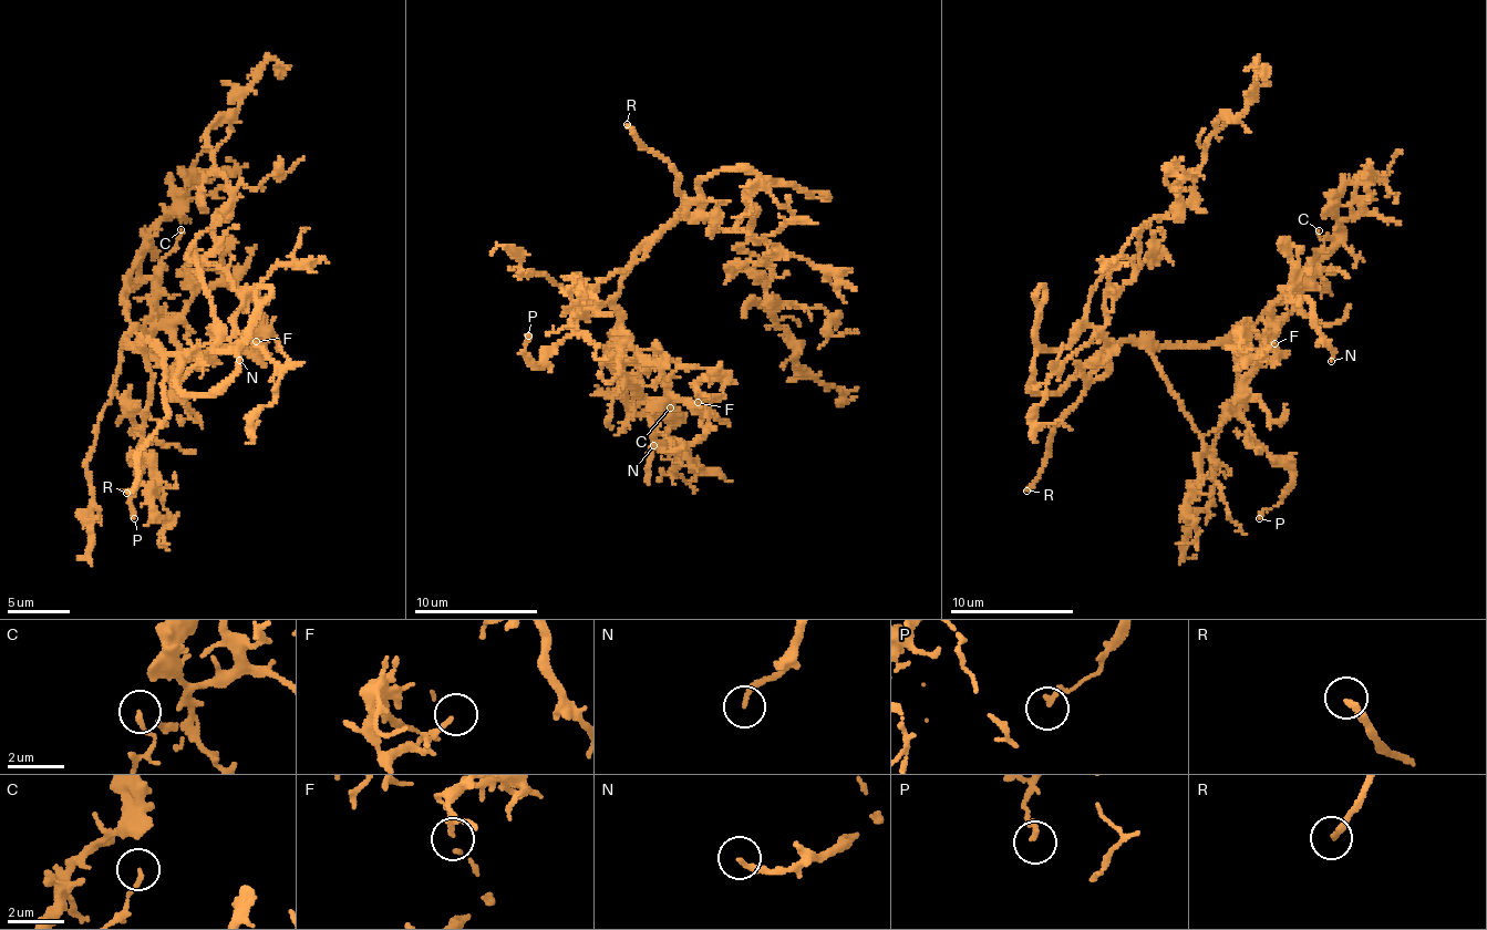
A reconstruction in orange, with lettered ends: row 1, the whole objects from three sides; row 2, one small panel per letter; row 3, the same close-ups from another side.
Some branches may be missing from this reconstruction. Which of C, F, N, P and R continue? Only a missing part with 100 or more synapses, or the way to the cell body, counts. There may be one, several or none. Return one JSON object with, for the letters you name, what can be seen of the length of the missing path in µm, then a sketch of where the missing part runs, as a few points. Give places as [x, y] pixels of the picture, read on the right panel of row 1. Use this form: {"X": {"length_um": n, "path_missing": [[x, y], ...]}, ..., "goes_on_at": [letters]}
{"R": {"length_um": 40, "path_missing": [[1026, 491], [1018, 530], [1031, 579], [1016, 558], [1021, 539], [1070, 474], [1101, 310], [1094, 295]]}, "goes_on_at": ["R"]}

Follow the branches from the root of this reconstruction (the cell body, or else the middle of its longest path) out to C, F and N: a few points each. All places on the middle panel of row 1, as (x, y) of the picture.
C: (714, 223), (670, 219), (632, 259), (615, 302), (625, 373), (659, 410), (670, 407)
F: (714, 223), (670, 219), (632, 259), (615, 302), (628, 361), (643, 355), (722, 371), (700, 384), (698, 402)
N: (714, 223), (670, 219), (615, 302), (621, 355), (658, 368), (709, 417), (698, 440), (653, 445)

